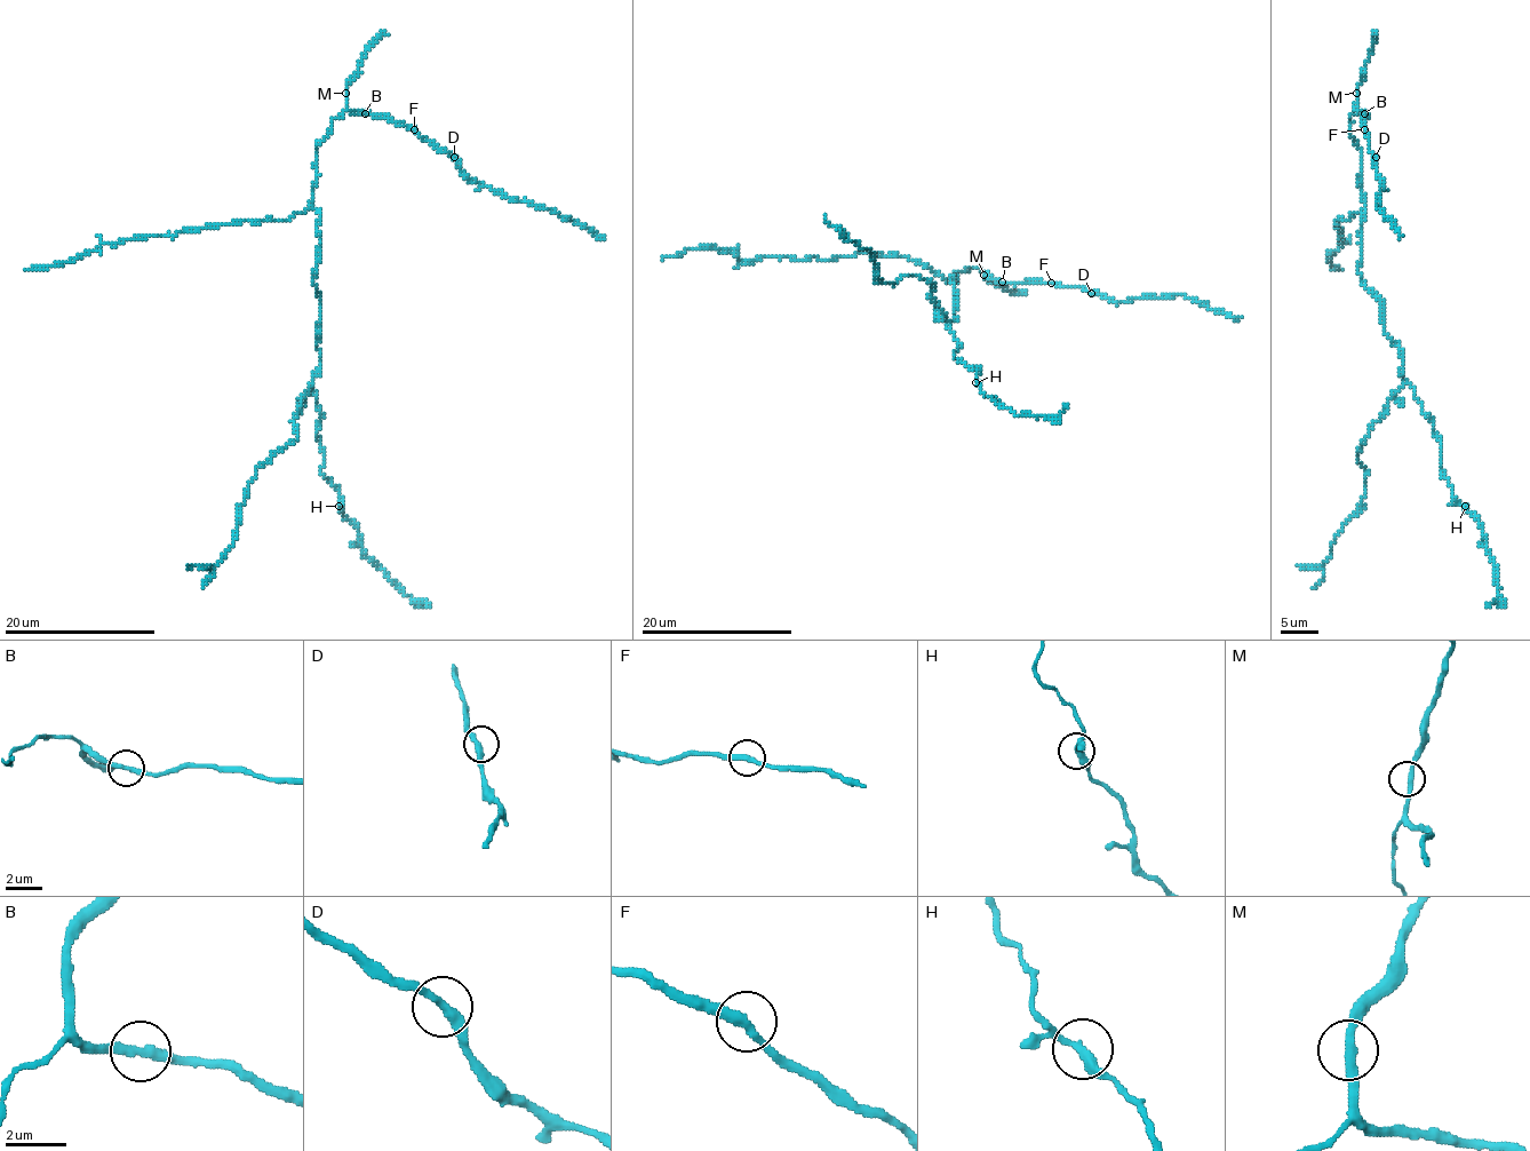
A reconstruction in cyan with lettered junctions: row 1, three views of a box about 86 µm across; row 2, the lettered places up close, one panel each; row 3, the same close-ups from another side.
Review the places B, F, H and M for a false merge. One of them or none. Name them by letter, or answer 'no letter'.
no letter

